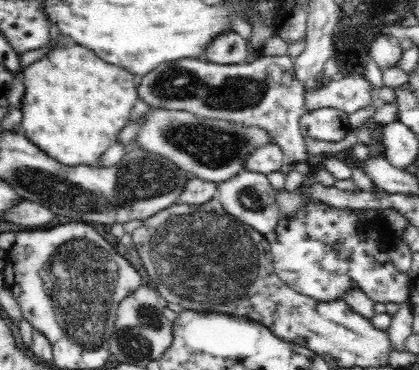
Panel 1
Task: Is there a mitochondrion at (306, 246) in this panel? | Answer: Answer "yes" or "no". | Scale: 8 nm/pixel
no

